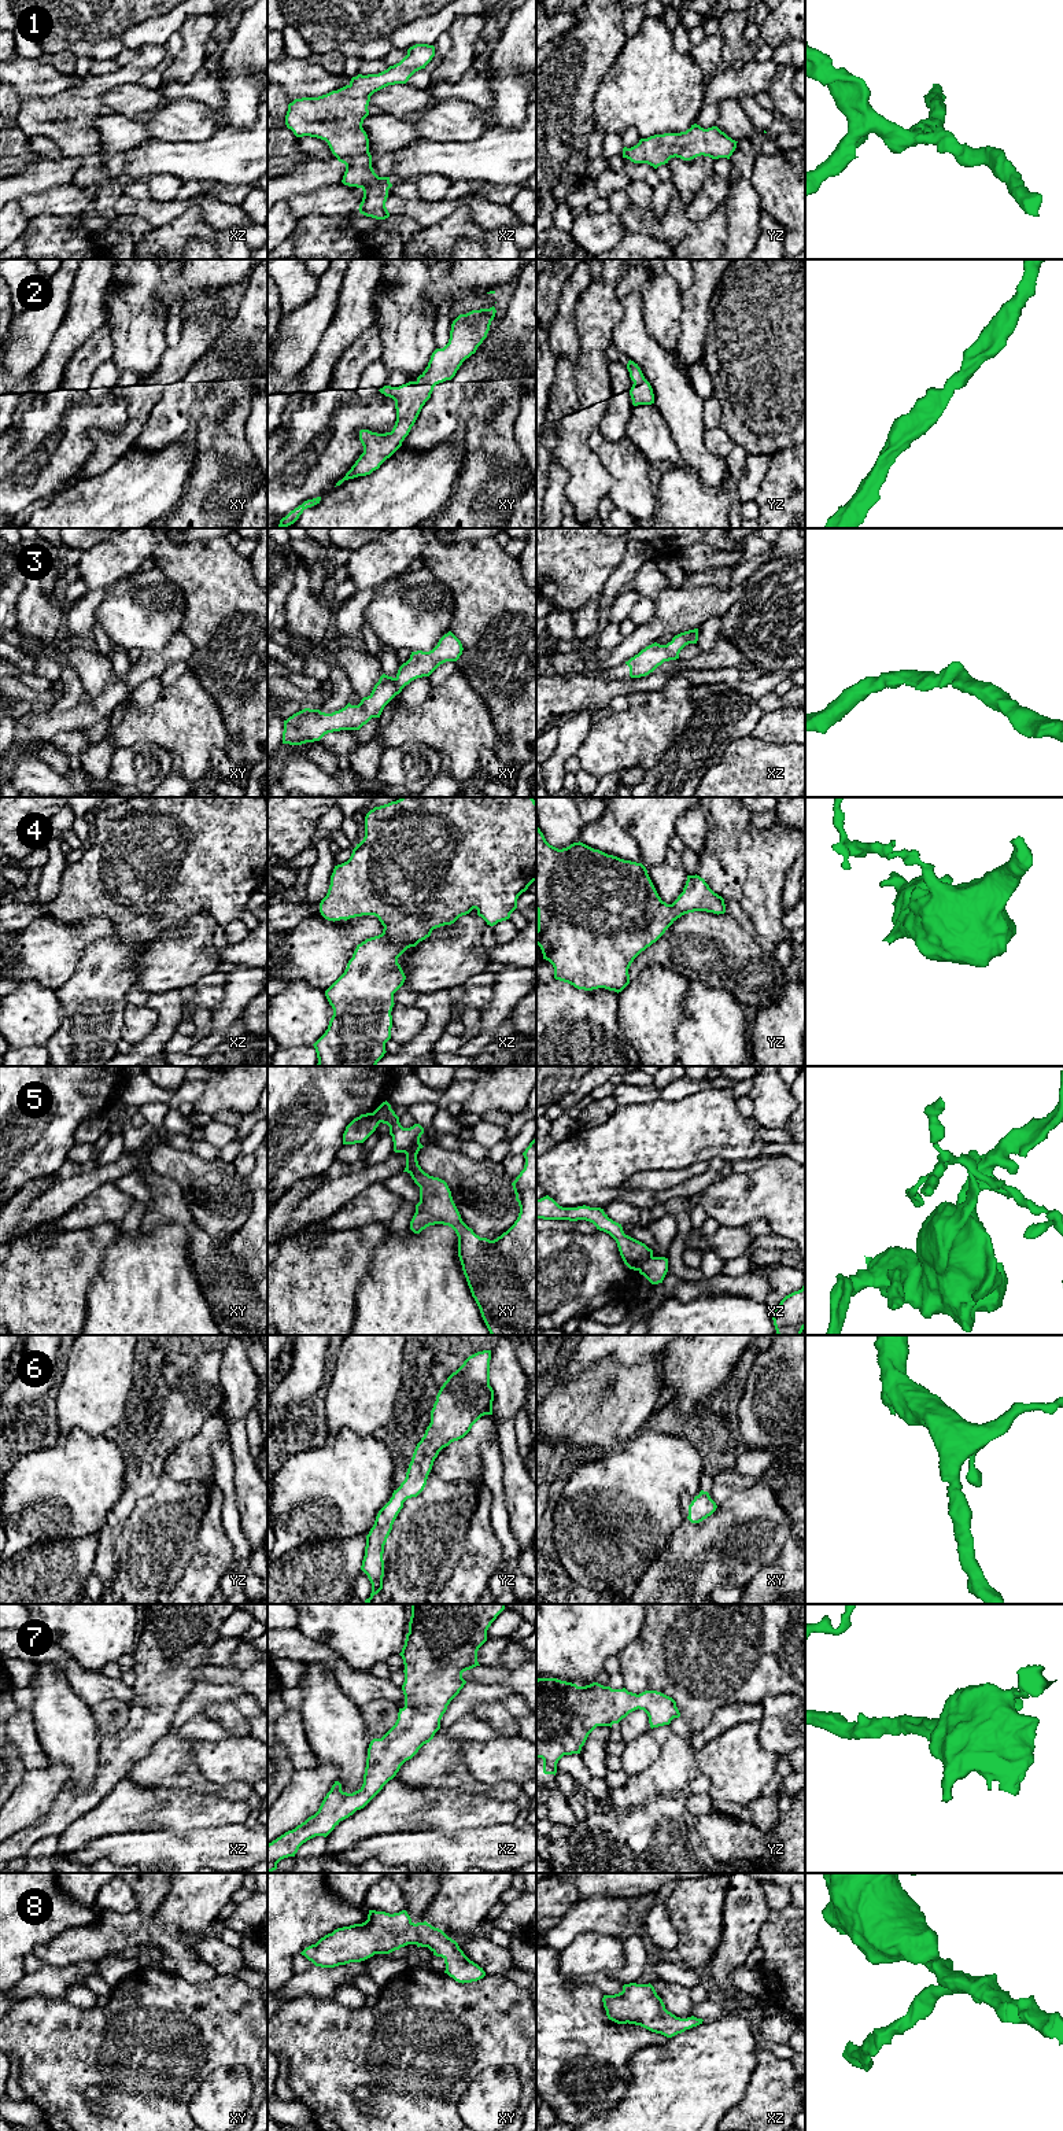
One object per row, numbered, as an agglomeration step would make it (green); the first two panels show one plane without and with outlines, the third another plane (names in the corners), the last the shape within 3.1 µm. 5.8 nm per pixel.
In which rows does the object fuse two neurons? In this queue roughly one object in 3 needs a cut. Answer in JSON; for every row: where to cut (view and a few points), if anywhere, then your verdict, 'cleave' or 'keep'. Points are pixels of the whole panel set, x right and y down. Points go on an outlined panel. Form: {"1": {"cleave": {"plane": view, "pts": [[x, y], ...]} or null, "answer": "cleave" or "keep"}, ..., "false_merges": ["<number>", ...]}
{"1": {"cleave": null, "answer": "keep"}, "2": {"cleave": null, "answer": "keep"}, "3": {"cleave": null, "answer": "keep"}, "4": {"cleave": null, "answer": "keep"}, "5": {"cleave": {"plane": "xz", "pts": [[652, 1256], [638, 1269]]}, "answer": "cleave"}, "6": {"cleave": null, "answer": "keep"}, "7": {"cleave": null, "answer": "keep"}, "8": {"cleave": null, "answer": "keep"}, "false_merges": ["5"]}

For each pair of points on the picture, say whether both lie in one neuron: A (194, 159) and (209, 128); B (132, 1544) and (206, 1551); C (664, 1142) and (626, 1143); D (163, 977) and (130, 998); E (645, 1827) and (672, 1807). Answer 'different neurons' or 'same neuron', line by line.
A: different neurons
B: different neurons
C: same neuron
D: different neurons
E: same neuron

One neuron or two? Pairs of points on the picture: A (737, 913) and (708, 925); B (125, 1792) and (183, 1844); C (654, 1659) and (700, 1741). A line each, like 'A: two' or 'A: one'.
A: two
B: two
C: two

